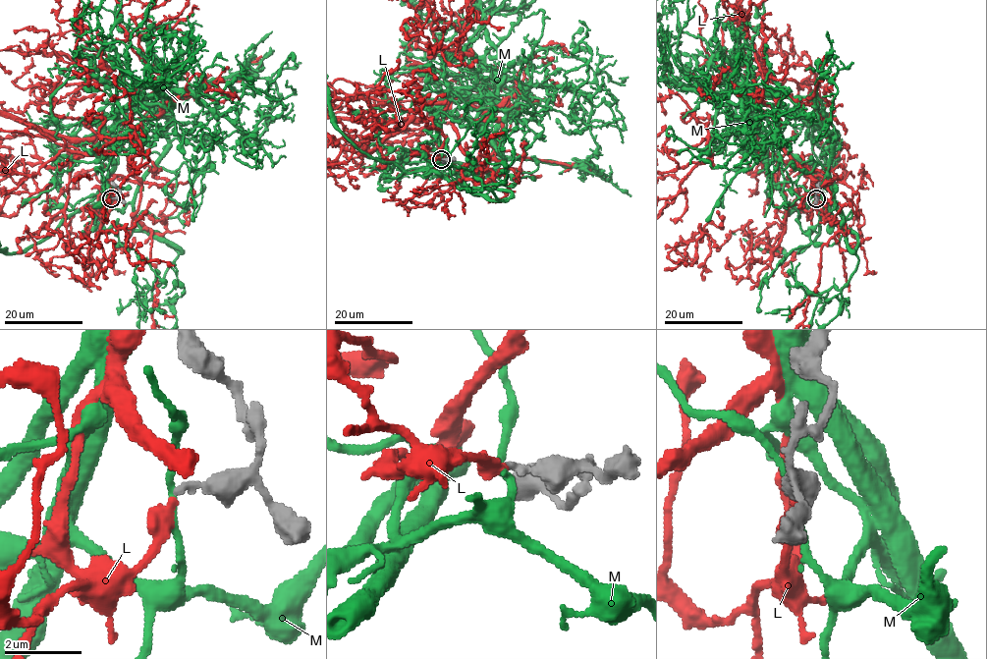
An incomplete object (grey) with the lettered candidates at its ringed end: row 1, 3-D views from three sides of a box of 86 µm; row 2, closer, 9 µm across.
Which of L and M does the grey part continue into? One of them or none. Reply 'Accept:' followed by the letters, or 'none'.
Accept: L

